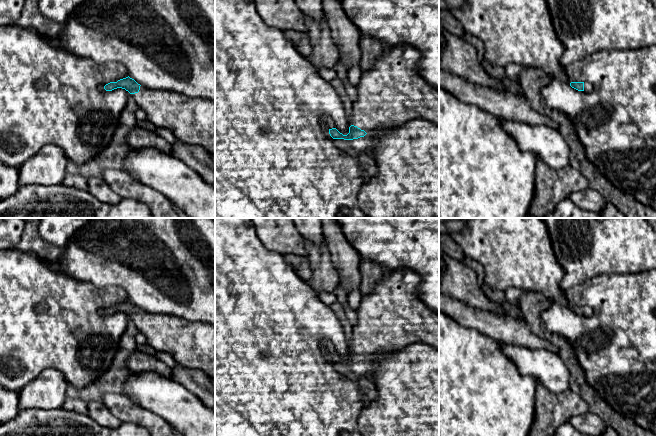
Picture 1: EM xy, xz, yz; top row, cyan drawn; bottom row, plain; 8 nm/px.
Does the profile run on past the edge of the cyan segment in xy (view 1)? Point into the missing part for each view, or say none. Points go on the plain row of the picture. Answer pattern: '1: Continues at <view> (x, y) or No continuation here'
1: No continuation here

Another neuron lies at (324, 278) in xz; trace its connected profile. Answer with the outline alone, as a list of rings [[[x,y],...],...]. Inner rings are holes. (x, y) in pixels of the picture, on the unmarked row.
[[[304,239],[307,259],[312,271],[311,278],[307,283],[319,295],[322,292],[332,293],[339,285],[338,272],[331,260],[326,241],[316,245]]]

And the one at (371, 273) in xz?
[[[360,259],[360,291],[362,296],[373,292],[375,285],[383,278],[383,268],[375,262]]]

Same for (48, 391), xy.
[[[47,368],[19,391],[20,409],[62,408],[69,383],[59,371]]]

